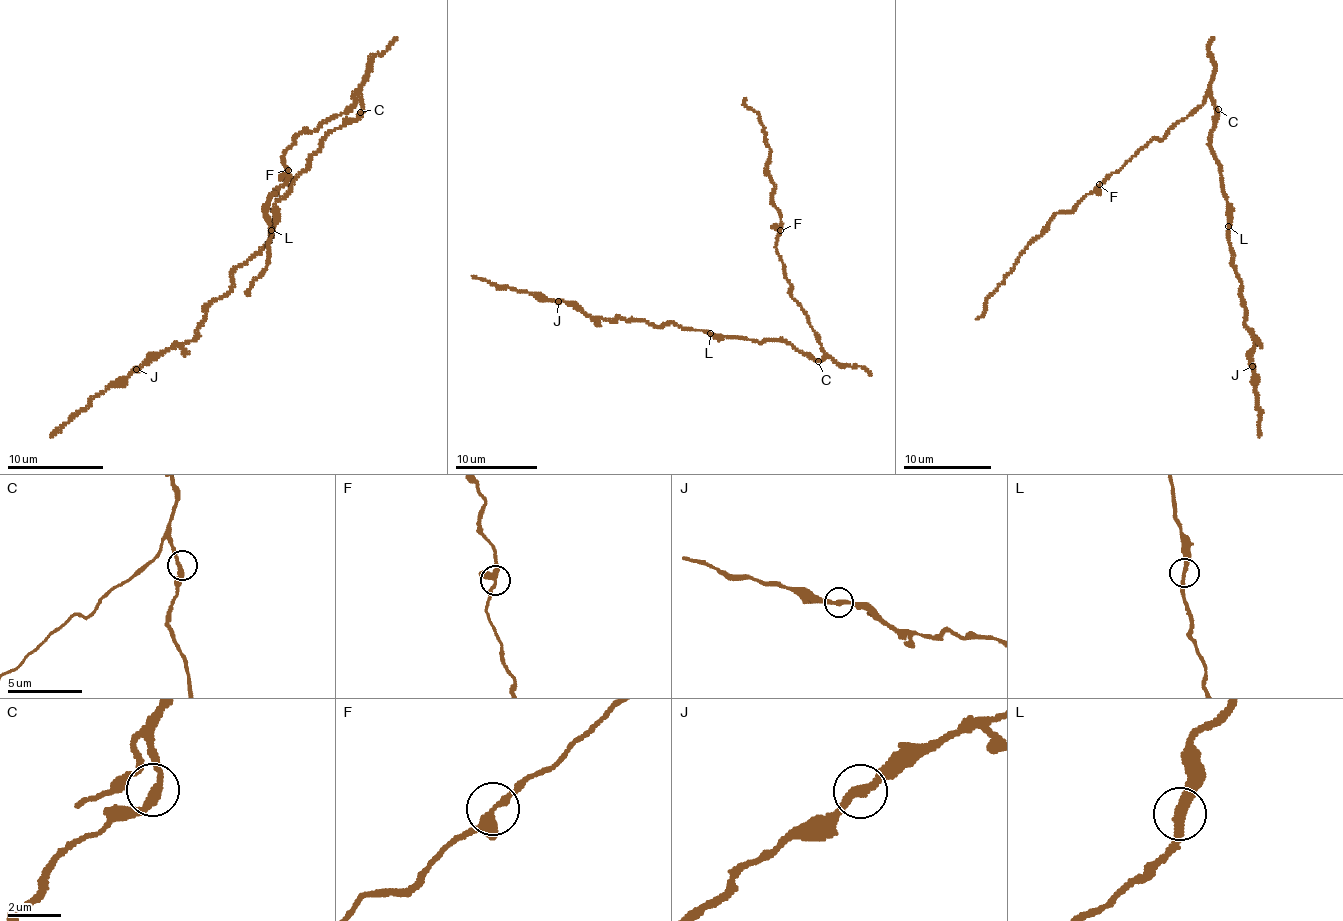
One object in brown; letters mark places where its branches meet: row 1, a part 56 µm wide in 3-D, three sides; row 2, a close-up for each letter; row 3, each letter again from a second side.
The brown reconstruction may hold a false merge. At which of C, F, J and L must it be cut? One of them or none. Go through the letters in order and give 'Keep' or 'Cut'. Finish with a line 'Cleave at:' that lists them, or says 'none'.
C: Keep
F: Keep
J: Keep
L: Keep
Cleave at: none

